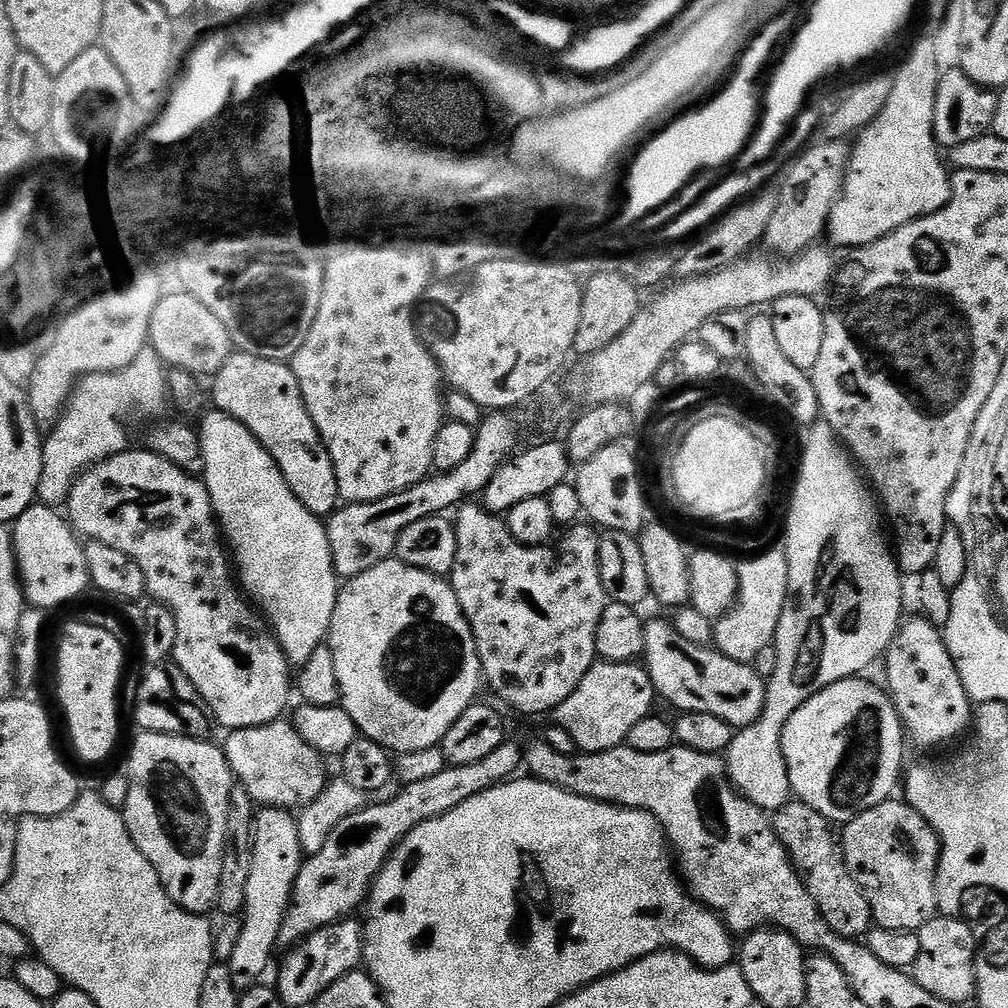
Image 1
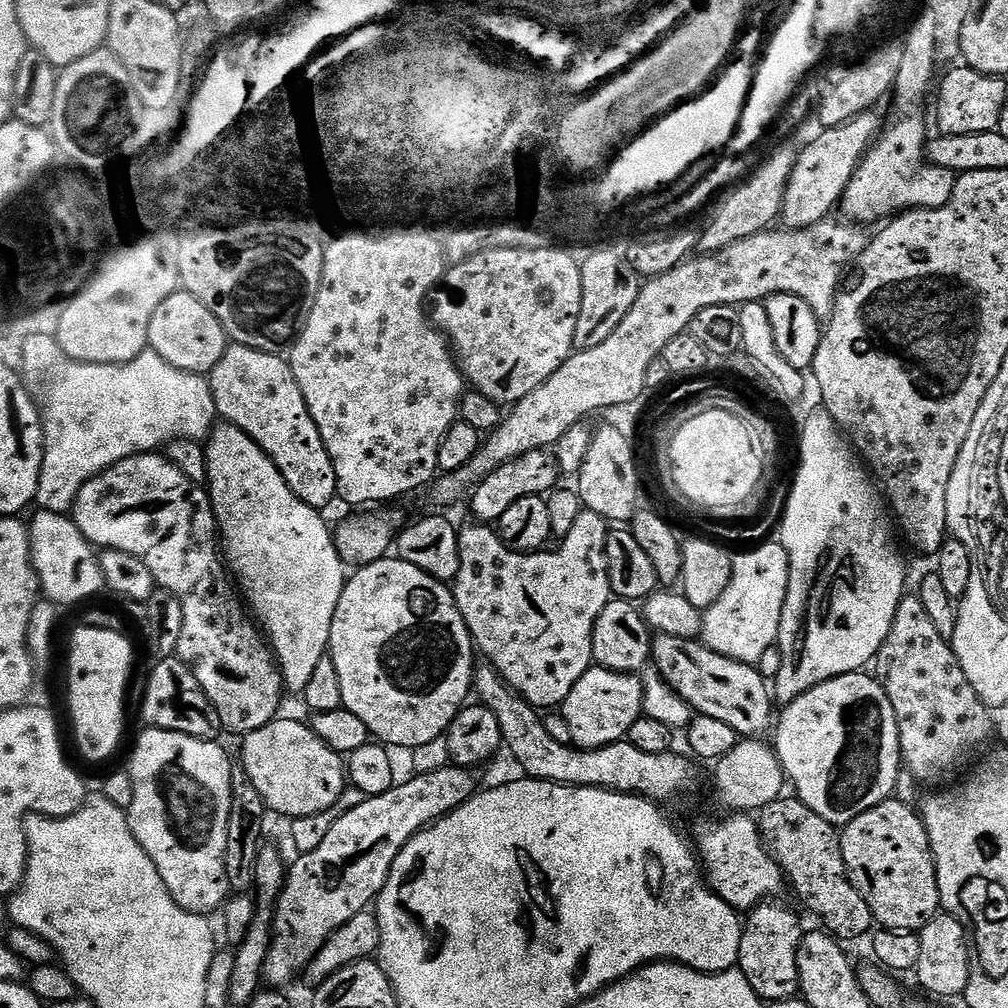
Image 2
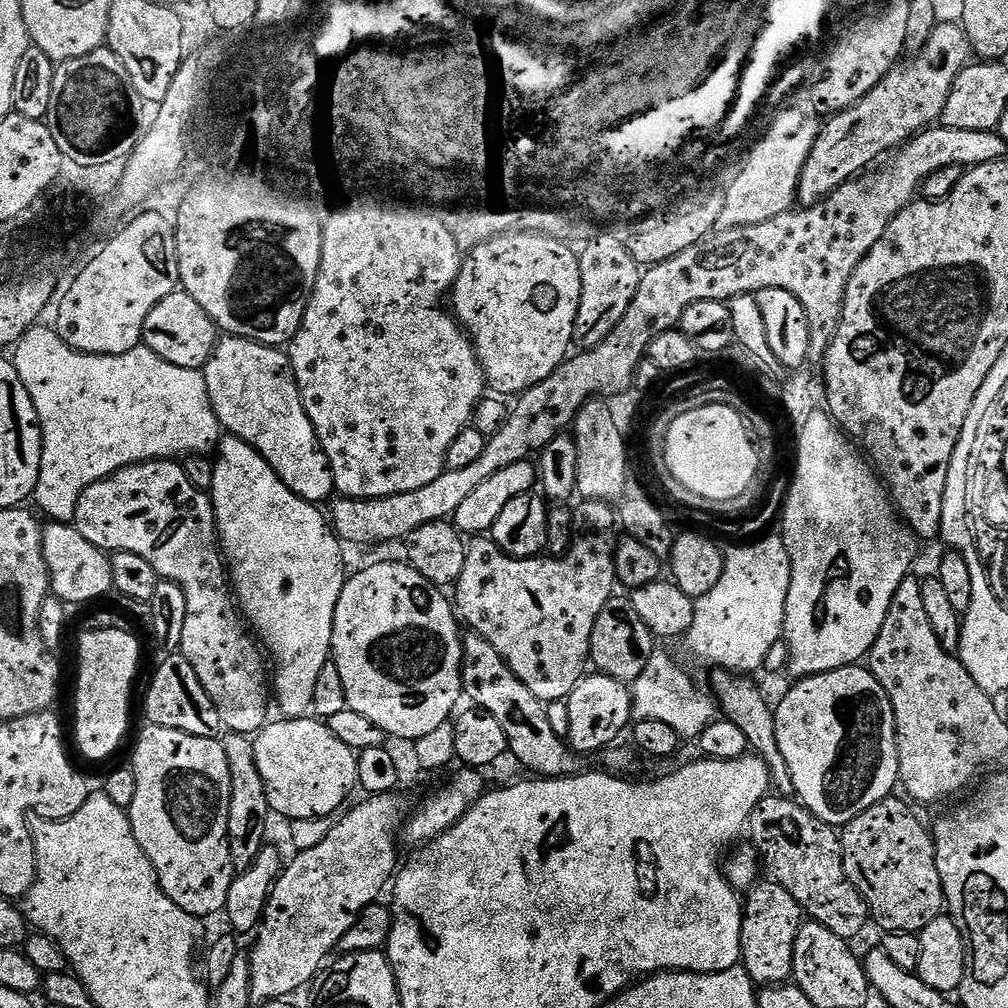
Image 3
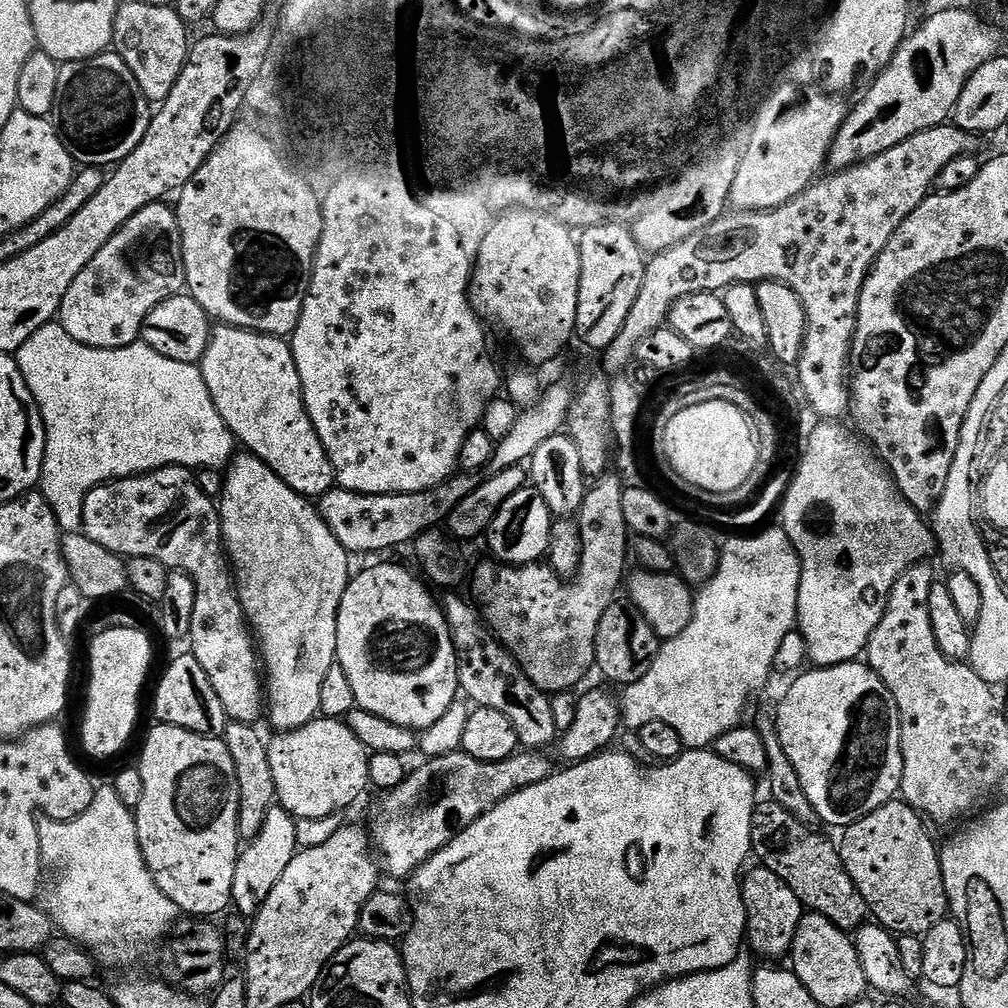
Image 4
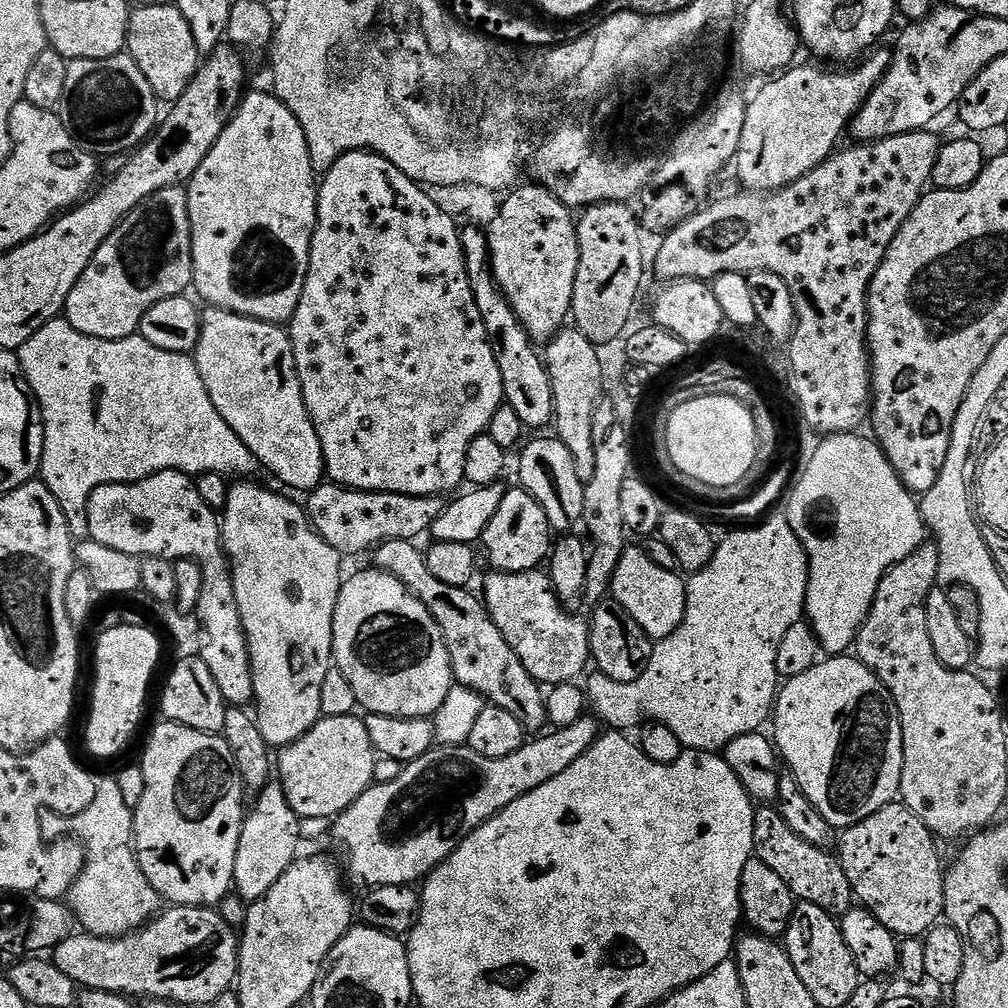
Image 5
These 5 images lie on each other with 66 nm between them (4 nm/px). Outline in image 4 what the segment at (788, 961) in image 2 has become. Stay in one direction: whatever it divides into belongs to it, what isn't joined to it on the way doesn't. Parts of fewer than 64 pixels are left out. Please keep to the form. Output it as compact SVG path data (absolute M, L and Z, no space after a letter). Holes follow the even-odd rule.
M756 866L756 869L750 872L742 880L744 905L748 911L746 944L747 947L753 948L751 951L757 957L765 956L768 959L765 961L776 962L779 961L776 960L779 956L787 957L791 953L794 934L798 932L798 922L806 909L798 894L794 894L794 890L790 890L790 886L786 886L786 882L778 878L778 874L763 866Z

